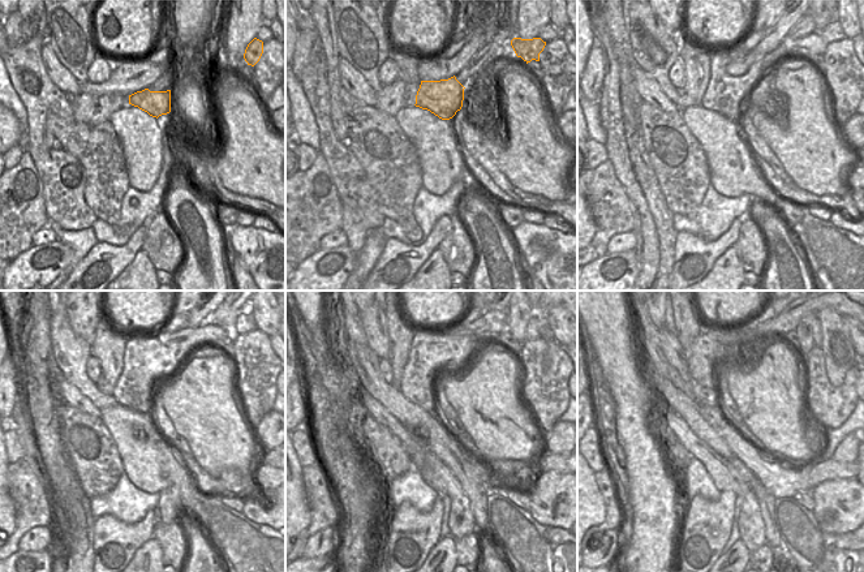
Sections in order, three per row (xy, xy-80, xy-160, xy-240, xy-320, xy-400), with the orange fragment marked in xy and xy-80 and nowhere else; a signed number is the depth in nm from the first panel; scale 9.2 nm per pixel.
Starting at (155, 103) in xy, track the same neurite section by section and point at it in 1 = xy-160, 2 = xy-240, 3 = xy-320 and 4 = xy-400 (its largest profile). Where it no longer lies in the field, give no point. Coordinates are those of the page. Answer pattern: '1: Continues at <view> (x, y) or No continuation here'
1: Continues at xy-160 (729, 95)
2: Continues at xy-240 (150, 360)
3: Continues at xy-320 (433, 353)
4: Continues at xy-400 (709, 351)

